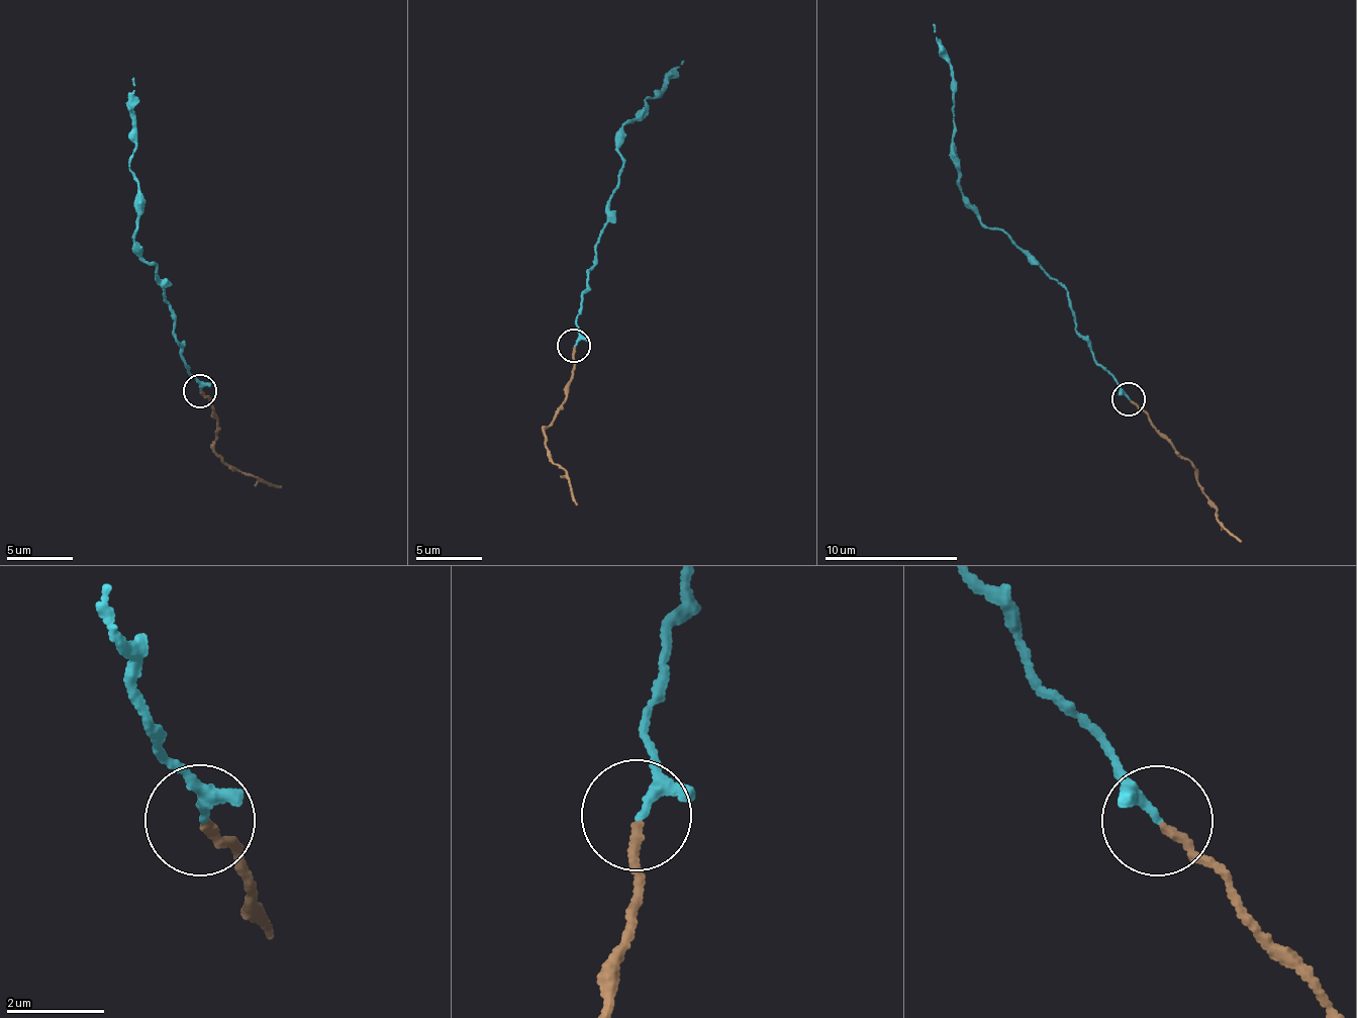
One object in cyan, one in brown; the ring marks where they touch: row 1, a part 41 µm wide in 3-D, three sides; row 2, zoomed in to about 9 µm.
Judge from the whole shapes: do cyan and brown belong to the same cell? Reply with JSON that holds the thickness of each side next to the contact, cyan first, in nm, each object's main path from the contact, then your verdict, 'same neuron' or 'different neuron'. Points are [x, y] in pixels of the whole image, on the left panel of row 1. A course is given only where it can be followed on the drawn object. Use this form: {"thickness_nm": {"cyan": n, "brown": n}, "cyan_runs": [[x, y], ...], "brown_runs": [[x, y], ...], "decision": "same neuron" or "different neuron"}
{"thickness_nm": {"cyan": 160, "brown": 170}, "cyan_runs": [[200, 389], [186, 362], [156, 262], [152, 265], [135, 239], [137, 179], [129, 170], [134, 77]], "brown_runs": [[200, 389], [219, 430], [214, 439], [216, 457], [258, 478], [281, 486]], "decision": "same neuron"}

